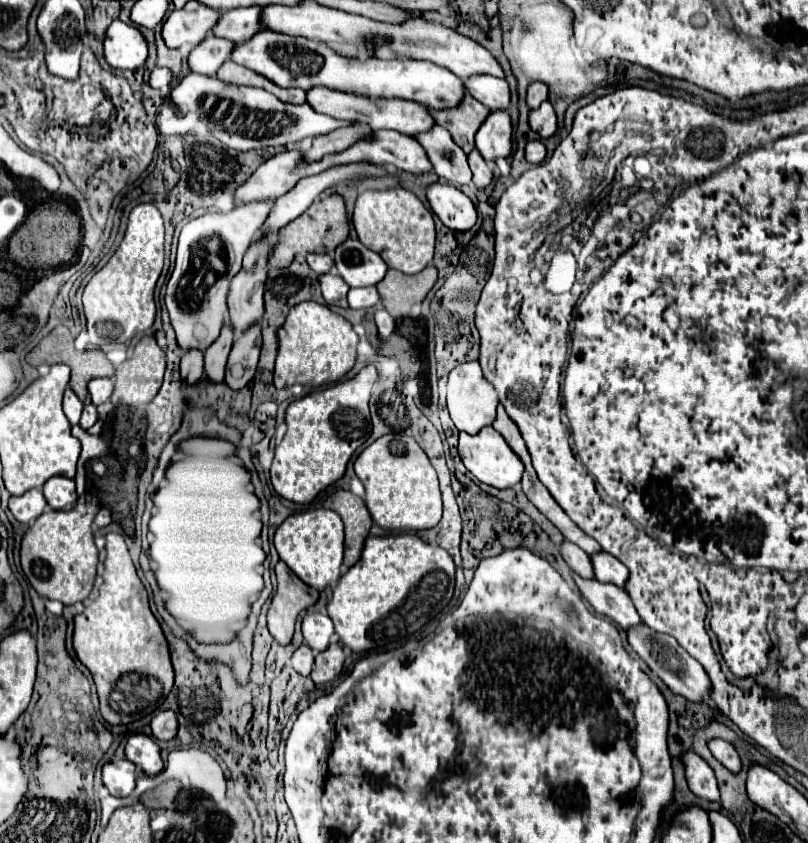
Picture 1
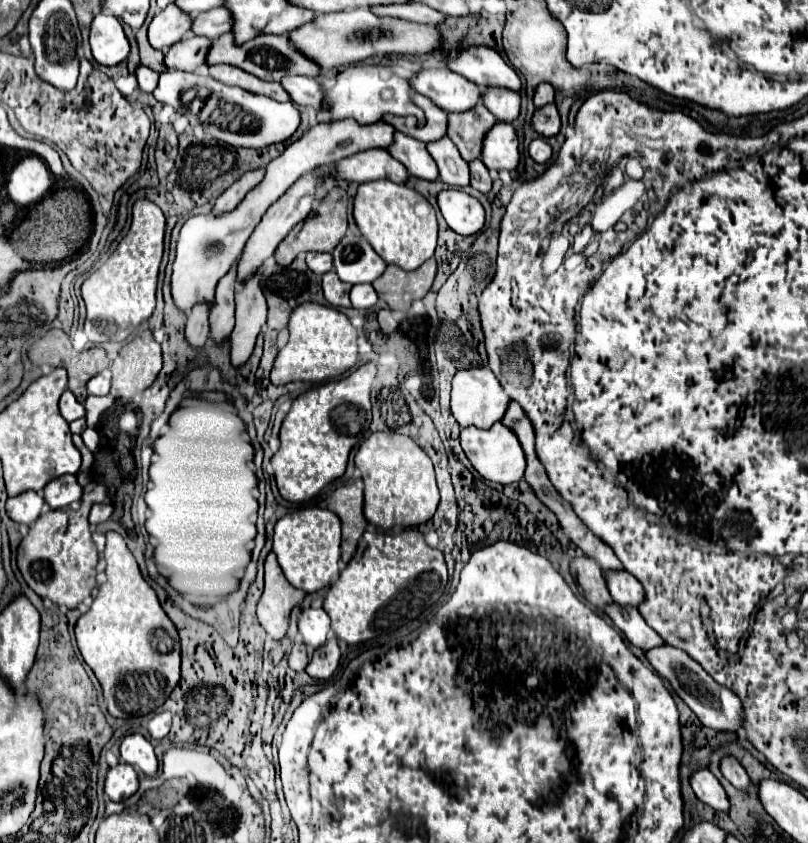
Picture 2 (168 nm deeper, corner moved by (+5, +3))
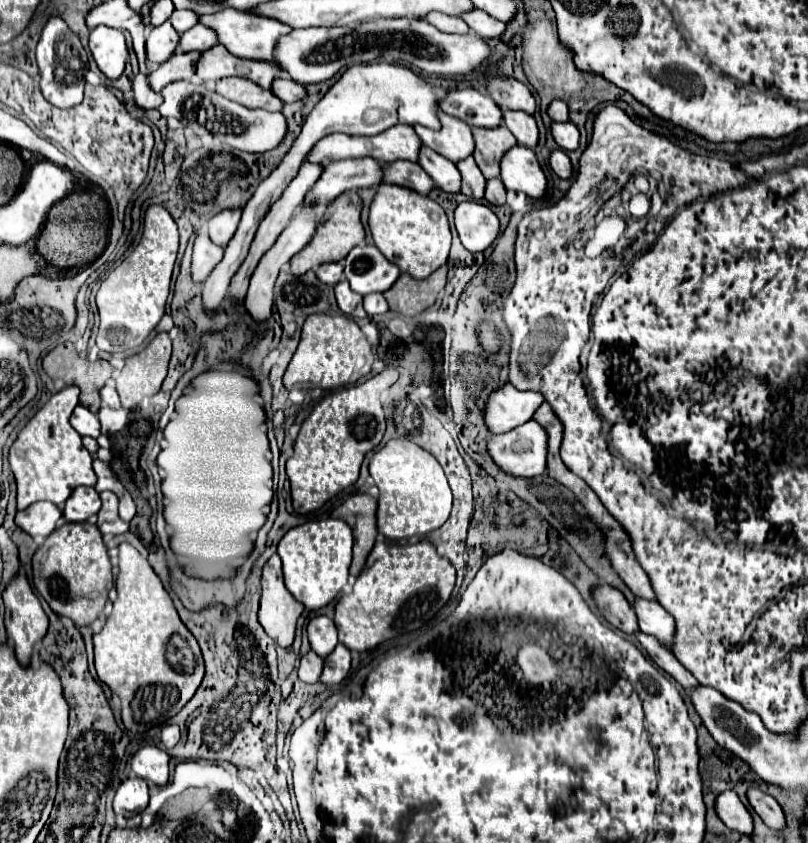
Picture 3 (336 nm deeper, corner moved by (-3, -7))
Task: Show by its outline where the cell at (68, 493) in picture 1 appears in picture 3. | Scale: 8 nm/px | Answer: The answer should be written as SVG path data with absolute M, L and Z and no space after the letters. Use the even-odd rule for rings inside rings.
M77 486L77 490L73 490L73 494L69 496L69 502L65 502L63 506L63 518L67 522L83 522L89 516L97 514L99 508L101 508L101 500L95 488Z

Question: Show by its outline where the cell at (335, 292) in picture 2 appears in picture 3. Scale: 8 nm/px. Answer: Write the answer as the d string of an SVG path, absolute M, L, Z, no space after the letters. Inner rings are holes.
M341 280L337 286L335 286L335 298L337 298L337 304L341 308L343 314L353 314L353 310L361 304L363 296L353 292L349 288L349 282L347 280Z

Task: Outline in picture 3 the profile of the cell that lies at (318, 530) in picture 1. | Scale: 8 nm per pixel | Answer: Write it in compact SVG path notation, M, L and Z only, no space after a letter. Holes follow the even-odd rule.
M325 518L291 528L279 542L279 556L283 560L283 576L287 590L311 610L327 606L347 584L351 546L353 534L343 520Z

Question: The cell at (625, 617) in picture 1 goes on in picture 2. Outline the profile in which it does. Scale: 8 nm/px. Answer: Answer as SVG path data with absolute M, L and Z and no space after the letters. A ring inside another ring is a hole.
M609 604L603 608L603 612L625 634L625 638L633 646L641 648L643 652L649 652L651 648L665 644L663 638L651 626L647 626L647 622L643 620L643 616L639 614L637 608L621 608L619 604Z

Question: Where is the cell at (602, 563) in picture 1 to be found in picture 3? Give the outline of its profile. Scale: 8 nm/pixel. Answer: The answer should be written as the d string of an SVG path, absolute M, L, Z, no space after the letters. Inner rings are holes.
M643 598L635 600L633 610L637 614L641 632L655 636L665 646L669 646L669 640L675 632L675 626L673 626L675 620L669 616L669 612L665 612L659 602L649 602L649 600L643 600Z

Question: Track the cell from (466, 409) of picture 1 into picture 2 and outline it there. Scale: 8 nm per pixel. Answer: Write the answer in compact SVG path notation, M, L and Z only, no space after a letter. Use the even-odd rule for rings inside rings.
M481 366L481 368L469 368L461 370L453 378L453 390L451 390L451 410L455 420L465 428L465 426L475 426L475 428L491 428L495 422L503 418L507 412L511 398L505 394L503 386L491 372L491 368Z

